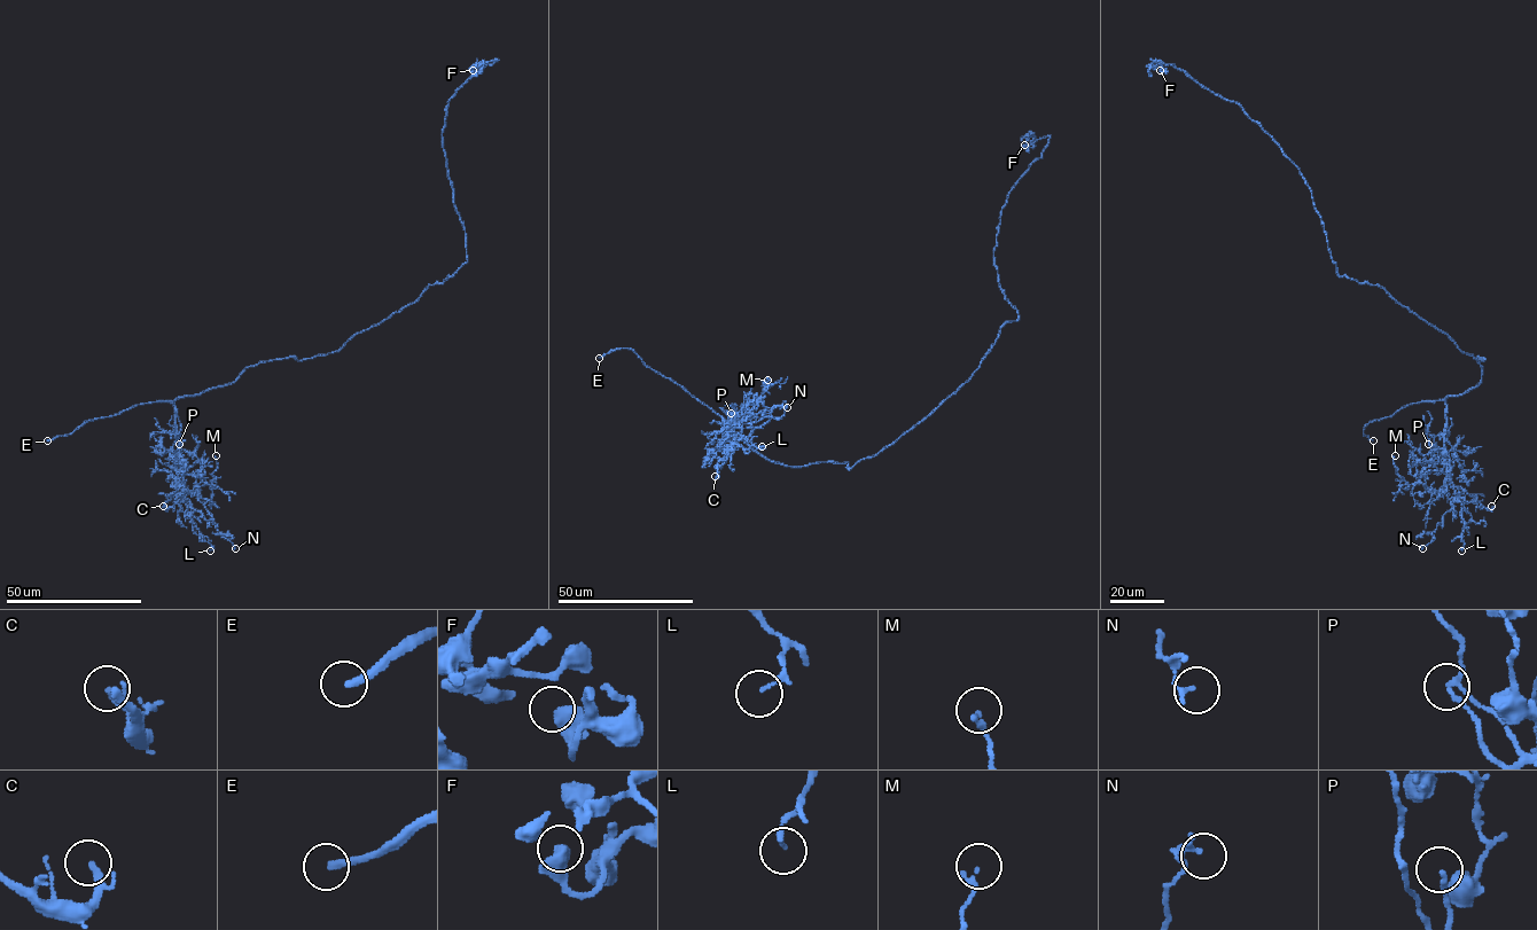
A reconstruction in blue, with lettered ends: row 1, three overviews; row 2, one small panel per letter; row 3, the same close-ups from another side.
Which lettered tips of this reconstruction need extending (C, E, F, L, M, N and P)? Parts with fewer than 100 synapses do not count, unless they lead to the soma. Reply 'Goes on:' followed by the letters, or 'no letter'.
Goes on: E

